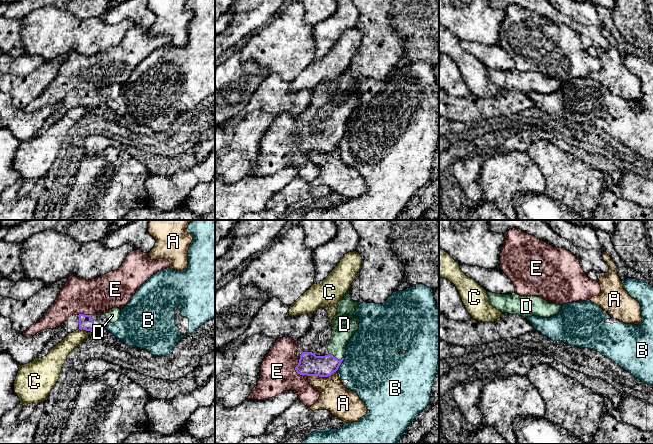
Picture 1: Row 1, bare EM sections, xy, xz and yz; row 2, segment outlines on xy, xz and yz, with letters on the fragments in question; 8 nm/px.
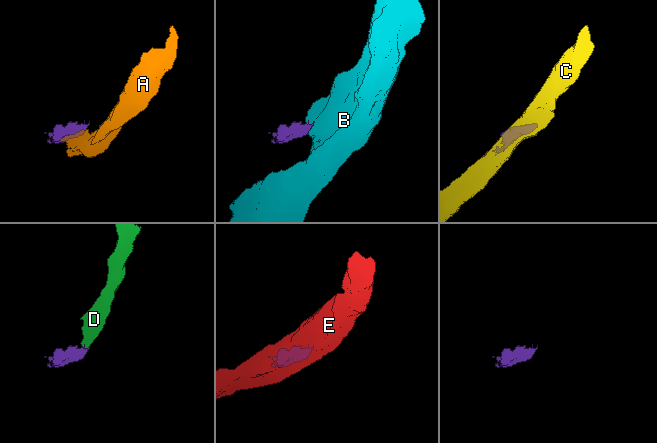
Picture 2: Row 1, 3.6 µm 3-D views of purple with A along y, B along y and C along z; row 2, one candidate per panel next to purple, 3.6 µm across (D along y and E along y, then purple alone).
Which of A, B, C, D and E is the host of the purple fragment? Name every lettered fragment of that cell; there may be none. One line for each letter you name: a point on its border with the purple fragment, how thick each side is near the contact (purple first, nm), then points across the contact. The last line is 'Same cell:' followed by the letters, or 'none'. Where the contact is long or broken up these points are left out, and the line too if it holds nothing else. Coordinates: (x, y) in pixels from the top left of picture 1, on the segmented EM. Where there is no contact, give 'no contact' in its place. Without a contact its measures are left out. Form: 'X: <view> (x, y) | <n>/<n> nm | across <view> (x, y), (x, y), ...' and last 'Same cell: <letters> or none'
D: xz (336, 358) | 180/190 nm | across xz (309, 364), (329, 364), (336, 358), (336, 348), (343, 328)
Same cell: D

